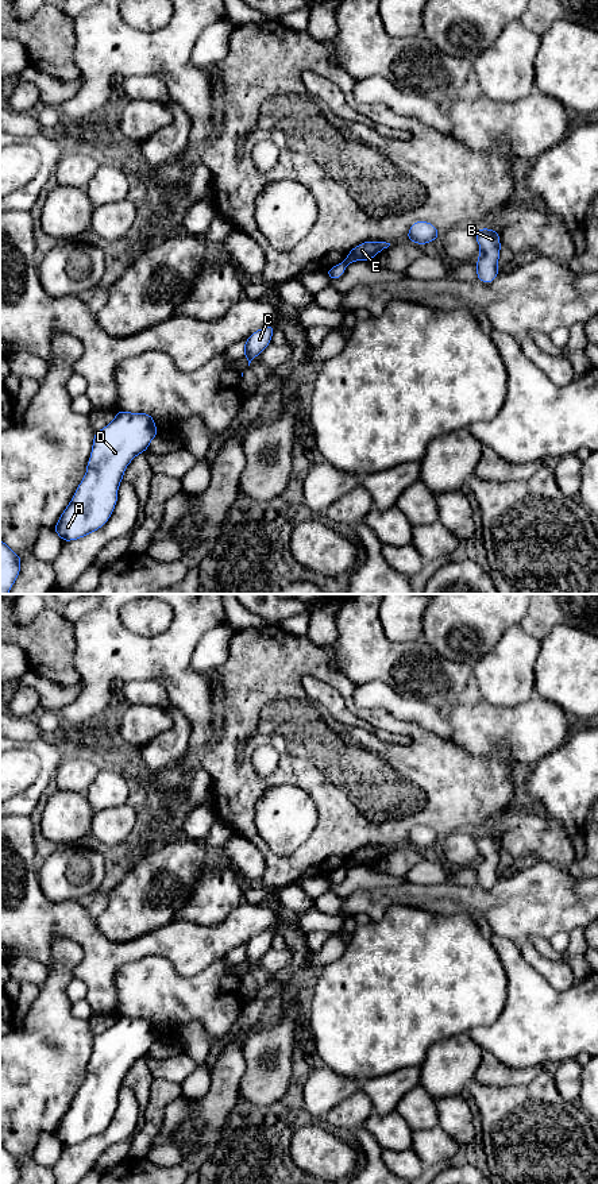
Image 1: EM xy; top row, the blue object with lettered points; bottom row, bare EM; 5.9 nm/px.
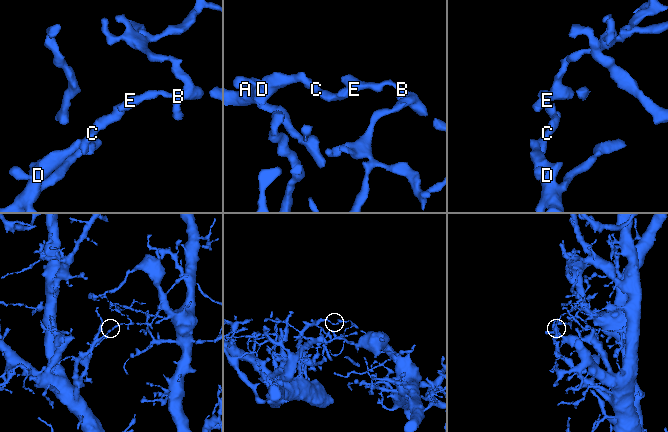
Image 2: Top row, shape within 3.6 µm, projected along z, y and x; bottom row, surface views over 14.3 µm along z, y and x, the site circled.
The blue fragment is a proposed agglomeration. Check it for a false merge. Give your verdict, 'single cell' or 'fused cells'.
fused cells

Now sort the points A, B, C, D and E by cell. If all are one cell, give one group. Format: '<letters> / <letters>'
A C D / B E

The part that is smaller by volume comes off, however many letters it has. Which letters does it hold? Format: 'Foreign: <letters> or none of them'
Foreign: B, E

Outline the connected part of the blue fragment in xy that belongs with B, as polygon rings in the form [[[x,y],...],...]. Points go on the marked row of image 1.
[[[478,228],[475,239],[481,248],[481,254],[477,259],[477,278],[483,284],[491,284],[499,274],[499,234],[490,228]]]

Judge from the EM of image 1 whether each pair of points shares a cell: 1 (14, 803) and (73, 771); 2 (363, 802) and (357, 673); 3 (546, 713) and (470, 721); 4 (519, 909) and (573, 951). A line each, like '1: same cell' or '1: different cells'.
1: different cells
2: different cells
3: same cell
4: different cells

